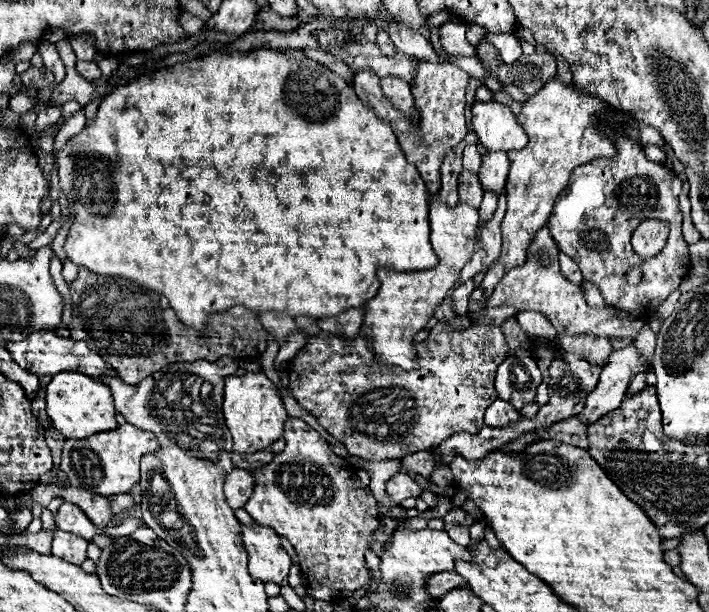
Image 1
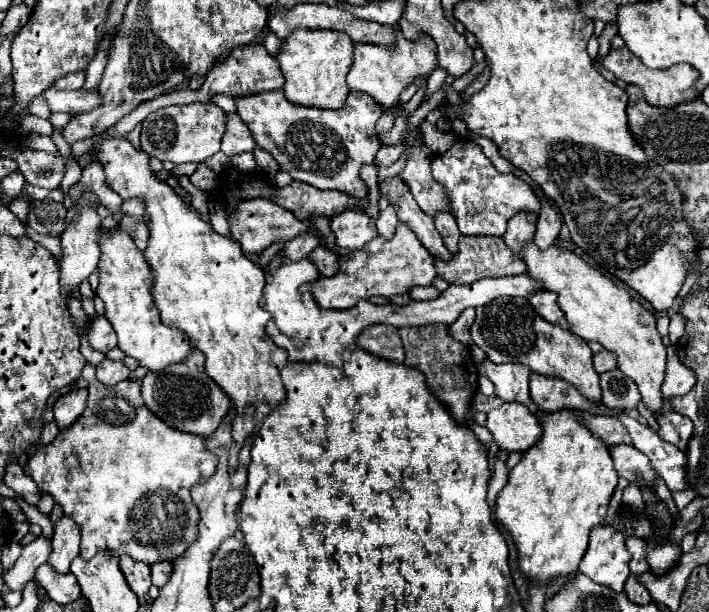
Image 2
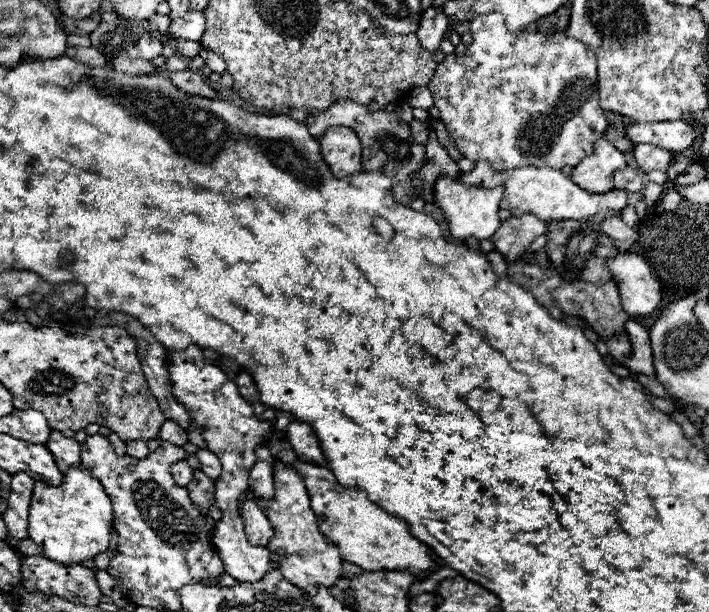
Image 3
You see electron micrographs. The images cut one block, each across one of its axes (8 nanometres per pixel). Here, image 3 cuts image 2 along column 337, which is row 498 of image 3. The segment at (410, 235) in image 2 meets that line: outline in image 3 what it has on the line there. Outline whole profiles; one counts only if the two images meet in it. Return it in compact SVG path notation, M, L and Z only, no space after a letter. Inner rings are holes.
M278 462L274 464L274 498L272 500L258 500L260 508L264 508L264 514L274 526L274 536L268 542L268 550L278 552L284 560L280 562L280 572L286 580L300 586L308 594L316 594L318 586L332 588L338 578L342 578L342 556L338 554L338 548L330 542L326 542L324 534L318 528L316 514L310 506L308 492L302 484L302 478L286 464Z

